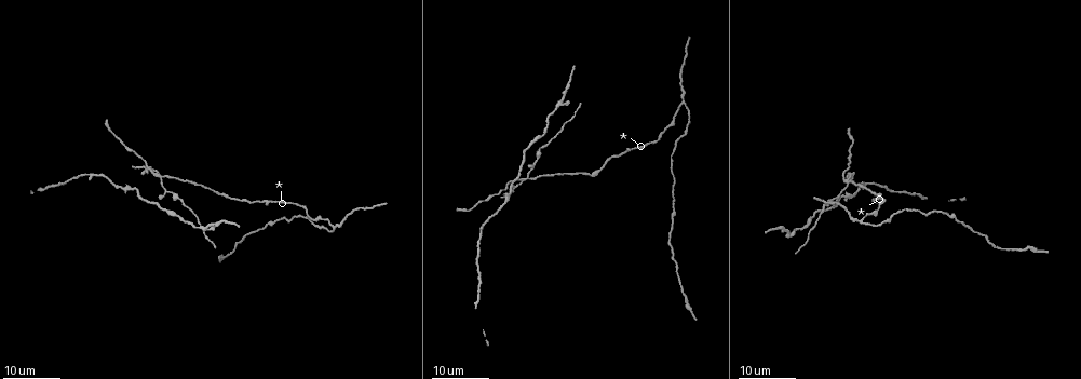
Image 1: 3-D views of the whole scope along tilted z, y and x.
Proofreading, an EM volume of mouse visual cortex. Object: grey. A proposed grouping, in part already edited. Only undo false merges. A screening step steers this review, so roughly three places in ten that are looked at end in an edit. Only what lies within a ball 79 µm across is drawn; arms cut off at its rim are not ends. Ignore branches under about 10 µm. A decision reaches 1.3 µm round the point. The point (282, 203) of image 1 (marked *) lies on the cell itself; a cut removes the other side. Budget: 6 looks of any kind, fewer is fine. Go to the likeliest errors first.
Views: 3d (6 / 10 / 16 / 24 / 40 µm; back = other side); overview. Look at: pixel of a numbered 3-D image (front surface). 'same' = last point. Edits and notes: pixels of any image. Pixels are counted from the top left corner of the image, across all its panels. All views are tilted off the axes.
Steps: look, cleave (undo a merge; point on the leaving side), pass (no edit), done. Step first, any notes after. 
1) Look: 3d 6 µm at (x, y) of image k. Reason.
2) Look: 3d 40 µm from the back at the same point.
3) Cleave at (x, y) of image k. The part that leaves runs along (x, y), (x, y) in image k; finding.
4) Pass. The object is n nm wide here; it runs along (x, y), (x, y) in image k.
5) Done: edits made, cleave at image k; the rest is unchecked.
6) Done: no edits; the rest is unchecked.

Look: 3d 24 µm at (848, 184) of image 1. Four or more arms meet.

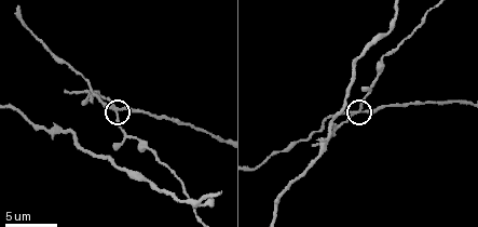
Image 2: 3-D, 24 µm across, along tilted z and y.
Look: 3d 10 µm at (113, 108) of image 2. Closer look.

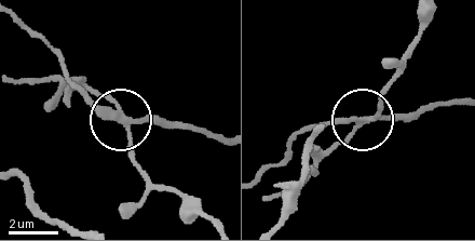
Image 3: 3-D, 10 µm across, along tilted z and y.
Cleave at (382, 106) of image 3. The side arm is 16 µm long; the part that leaves runs along (363, 118), (380, 109), (423, 22) in image 3; two cells meet here.

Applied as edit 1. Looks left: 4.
Look: overview.

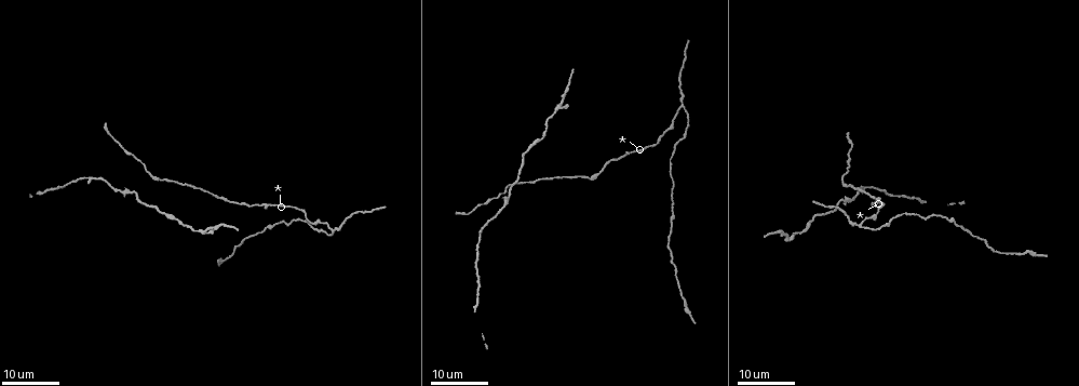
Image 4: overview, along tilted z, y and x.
Look: 3d 16 µm at (334, 233) of image 4. A fork.

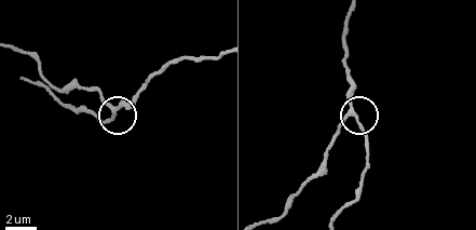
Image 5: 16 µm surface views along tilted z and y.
Look: 3d 6 µm at (115, 112) of image 5. Closer look.

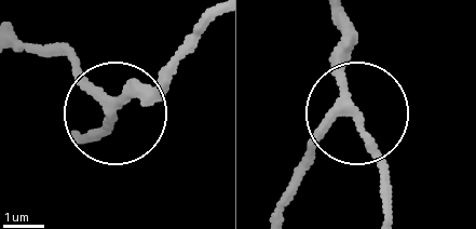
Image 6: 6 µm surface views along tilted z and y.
Pass. The side arm is 15 µm long; it runs along (275, 216), (287, 186), (349, 116), (347, 23) in image 6; one cell here.

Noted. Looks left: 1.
Look: 3d 6 µm at (69, 132) of image 2.

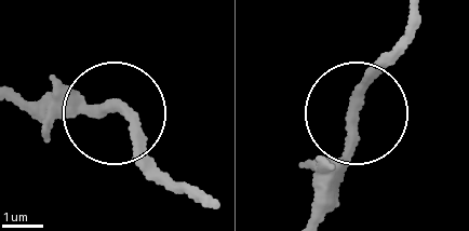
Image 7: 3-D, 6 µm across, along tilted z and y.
Pass. Continuous, no second cell.

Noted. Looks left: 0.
Done: edits made, cleave at image 3; the rest is unchecked.

